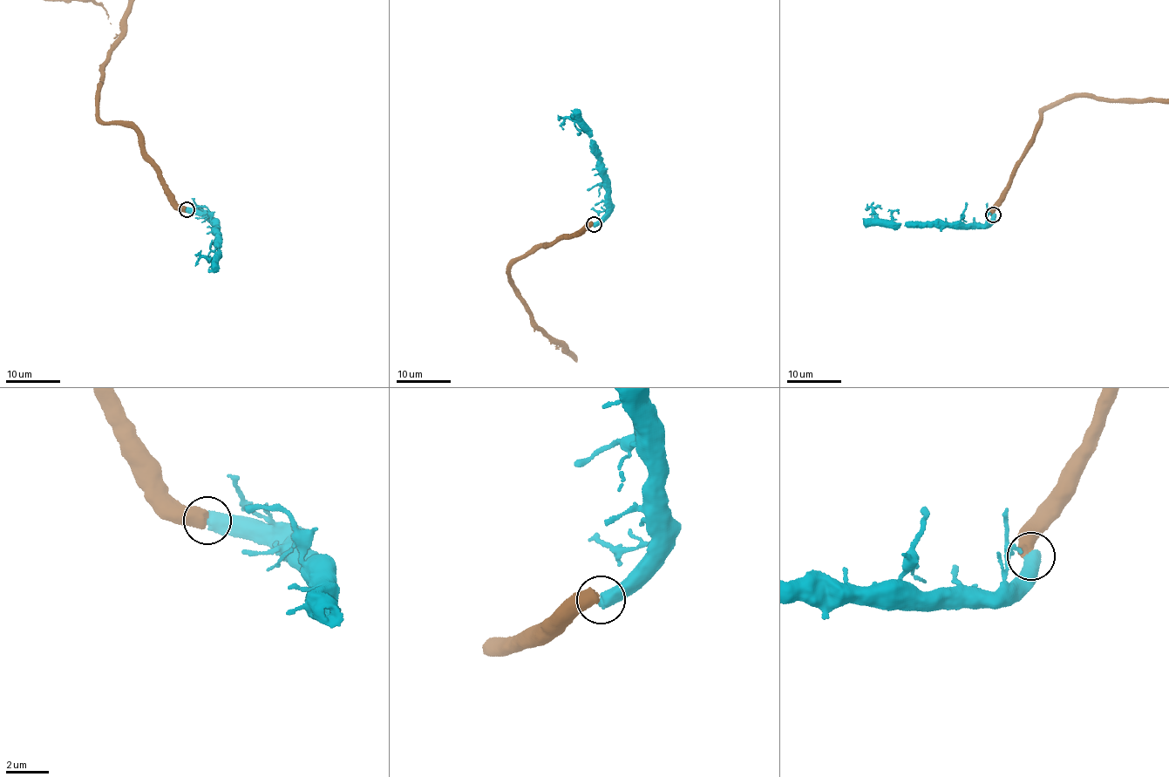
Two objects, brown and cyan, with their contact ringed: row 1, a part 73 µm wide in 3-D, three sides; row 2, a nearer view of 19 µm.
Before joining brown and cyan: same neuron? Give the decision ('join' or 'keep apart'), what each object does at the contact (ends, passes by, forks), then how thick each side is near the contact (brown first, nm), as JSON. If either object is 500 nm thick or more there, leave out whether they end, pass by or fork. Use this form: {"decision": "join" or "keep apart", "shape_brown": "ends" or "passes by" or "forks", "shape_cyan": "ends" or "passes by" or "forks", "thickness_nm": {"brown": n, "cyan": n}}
{"decision": "join", "thickness_nm": {"brown": 600, "cyan": 600}}

